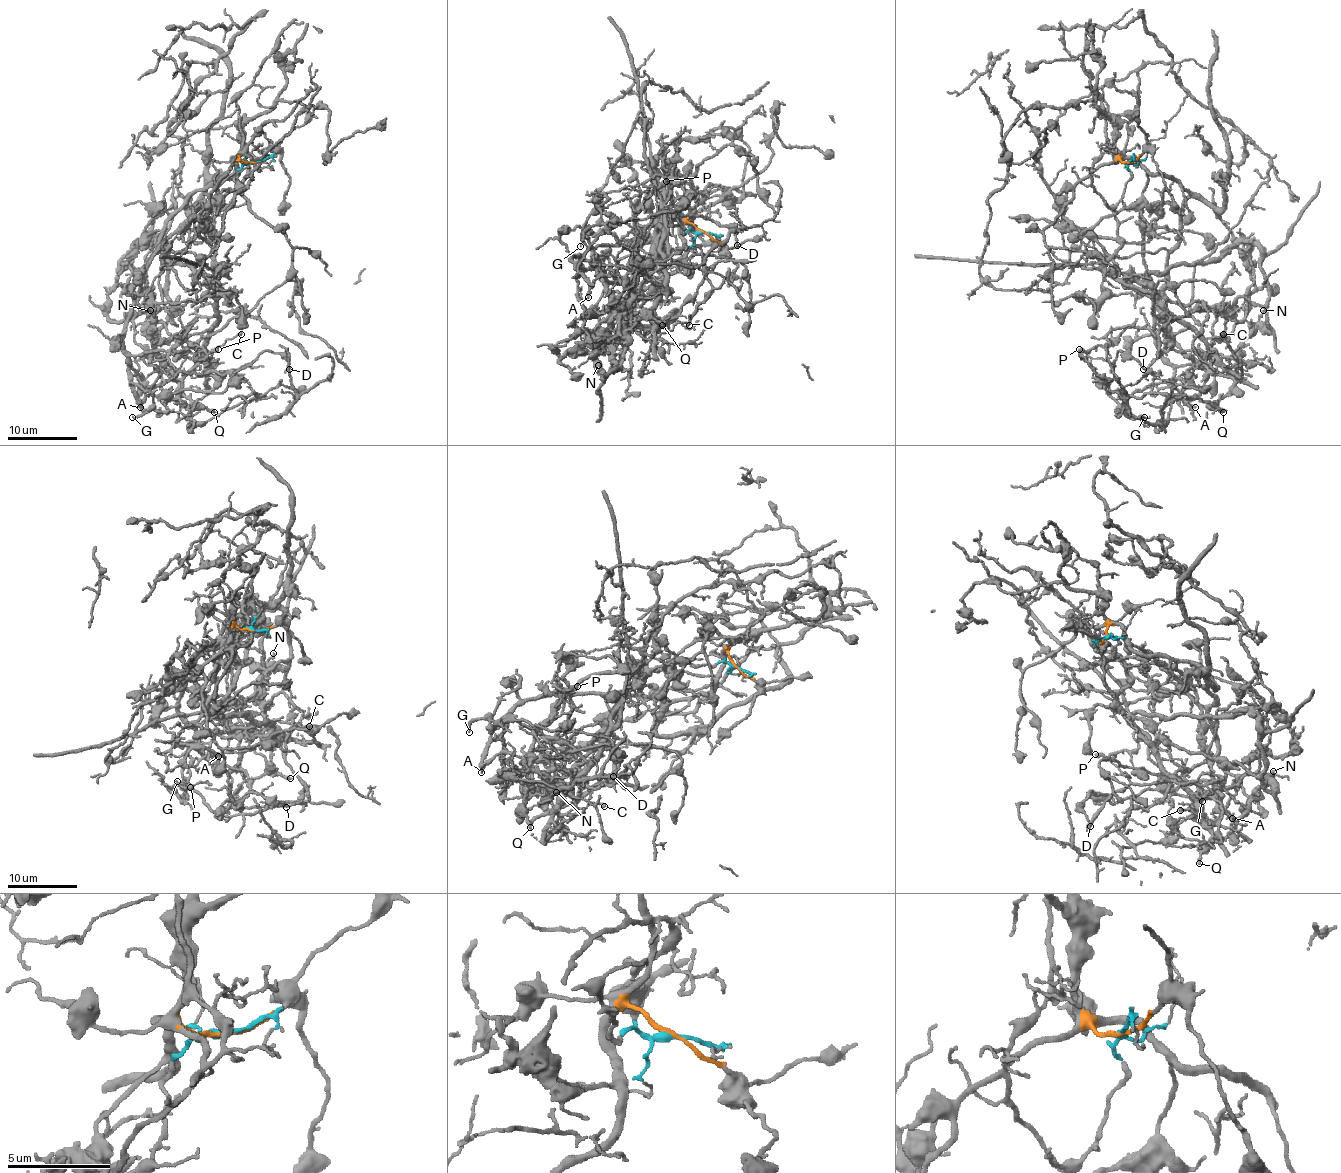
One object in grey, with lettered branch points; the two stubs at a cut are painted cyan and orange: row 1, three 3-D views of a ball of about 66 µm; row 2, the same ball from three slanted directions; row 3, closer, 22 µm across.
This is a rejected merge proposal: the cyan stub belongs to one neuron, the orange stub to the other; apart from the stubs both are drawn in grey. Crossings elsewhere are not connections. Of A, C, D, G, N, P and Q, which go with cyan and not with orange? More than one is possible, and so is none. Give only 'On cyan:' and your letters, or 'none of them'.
On cyan: A, C, N, P, Q

